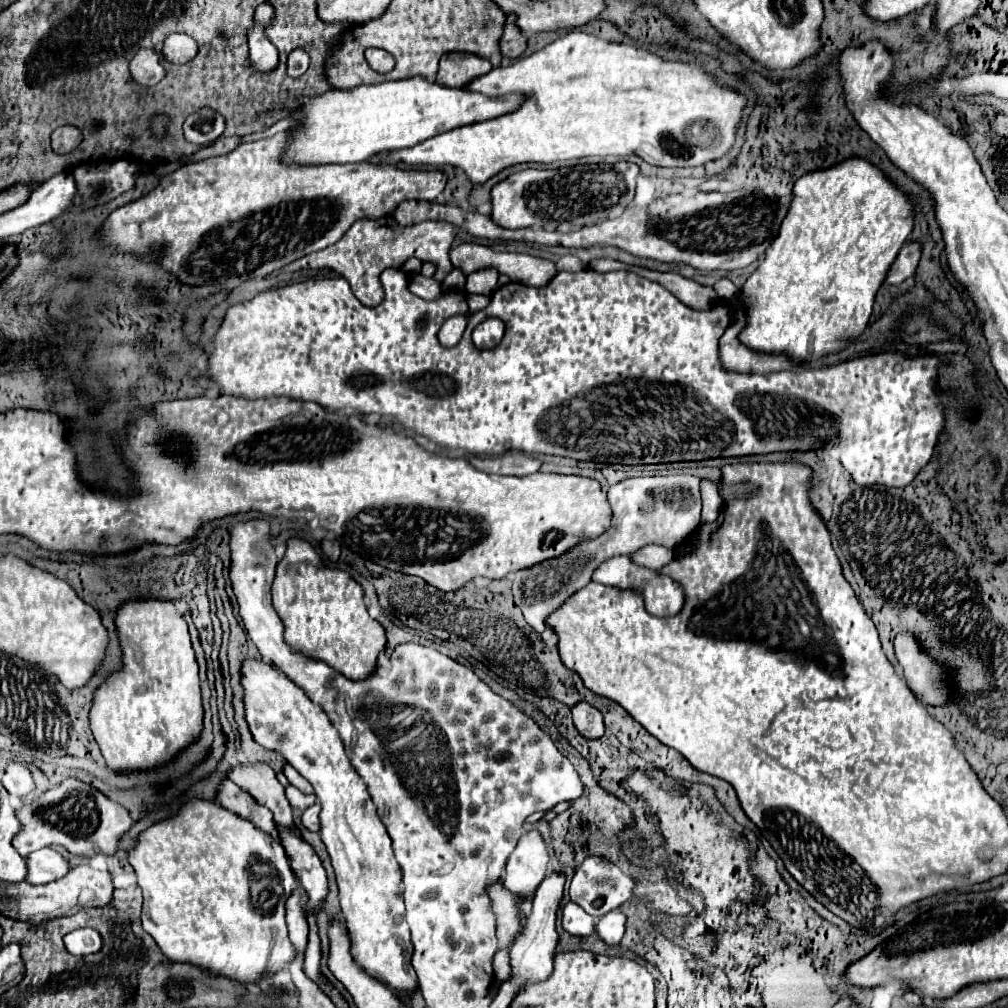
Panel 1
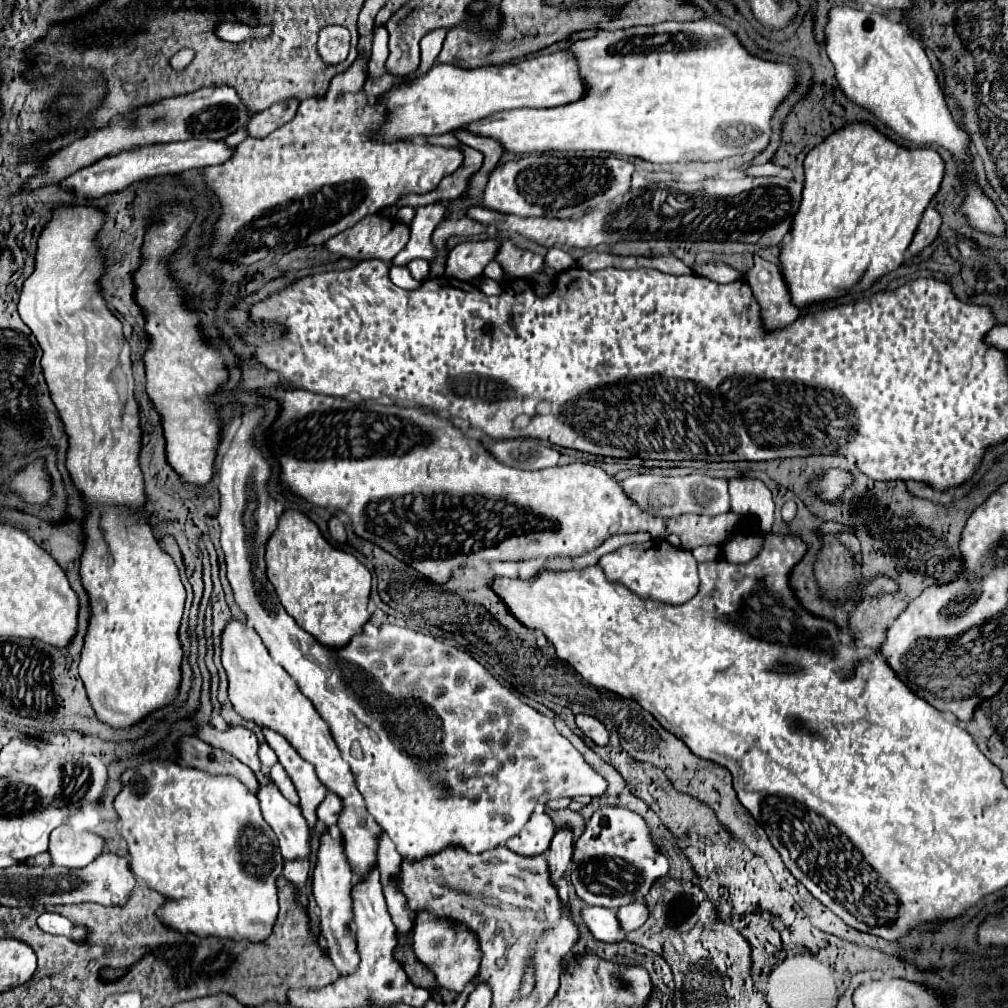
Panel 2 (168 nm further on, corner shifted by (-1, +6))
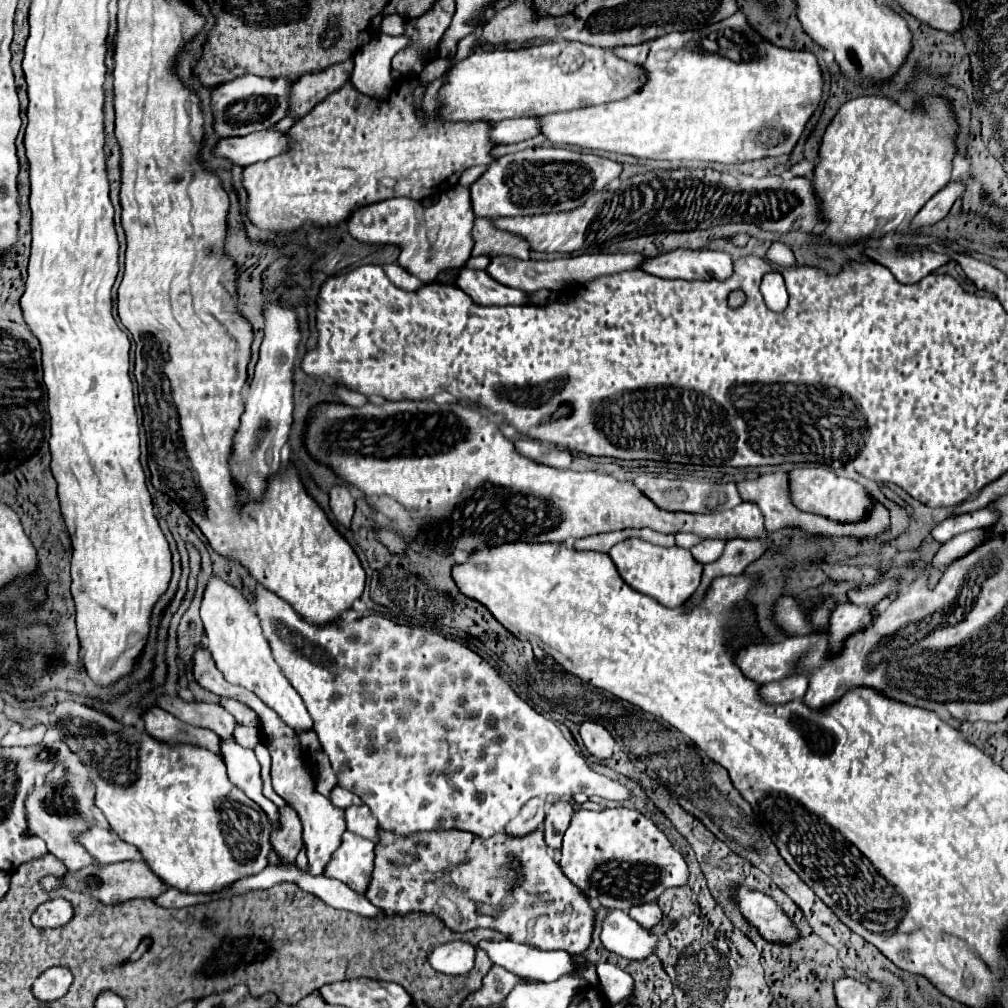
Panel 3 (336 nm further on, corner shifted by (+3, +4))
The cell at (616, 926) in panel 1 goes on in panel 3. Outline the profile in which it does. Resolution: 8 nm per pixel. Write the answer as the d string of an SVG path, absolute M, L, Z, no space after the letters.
M644 903L644 905L632 907L630 917L636 919L646 929L652 929L662 919L662 911L660 911L660 907L656 903Z

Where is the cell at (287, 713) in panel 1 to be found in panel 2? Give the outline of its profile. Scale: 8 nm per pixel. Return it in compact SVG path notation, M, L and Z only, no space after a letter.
M232 619L222 633L222 665L228 675L228 693L236 713L240 713L246 721L256 723L258 727L266 727L284 735L288 743L298 751L298 755L314 765L314 771L324 787L342 799L342 811L338 815L342 847L354 877L362 879L378 863L382 827L368 813L364 797L356 787L356 779L330 735L328 723L318 715L312 701L302 695L292 677L278 663L274 663L258 633L238 619Z

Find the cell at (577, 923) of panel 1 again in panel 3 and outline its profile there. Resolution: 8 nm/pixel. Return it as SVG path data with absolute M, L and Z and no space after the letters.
M624 911L608 913L602 925L600 939L608 951L632 961L644 961L646 957L654 955L660 941L656 933L644 929Z

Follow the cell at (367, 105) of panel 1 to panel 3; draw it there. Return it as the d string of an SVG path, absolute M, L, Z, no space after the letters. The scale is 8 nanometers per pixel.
M564 39L514 51L476 51L452 65L446 85L440 89L440 119L496 123L512 117L538 117L600 105L638 93L644 87L644 75L642 65L624 61L610 49Z

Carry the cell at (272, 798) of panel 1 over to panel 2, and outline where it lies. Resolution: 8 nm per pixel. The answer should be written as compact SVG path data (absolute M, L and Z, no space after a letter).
M204 725L204 727L200 727L198 737L204 739L206 743L210 743L212 747L218 747L218 749L230 753L244 765L248 765L254 771L256 779L260 779L260 783L264 783L264 785L272 783L272 779L264 773L260 757L258 757L258 749L260 749L258 737L250 729L232 727L228 733L222 733L212 725Z

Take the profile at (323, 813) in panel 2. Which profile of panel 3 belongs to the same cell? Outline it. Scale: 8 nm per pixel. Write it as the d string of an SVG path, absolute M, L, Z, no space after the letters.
M336 785L336 787L332 789L330 799L332 799L332 803L338 805L340 809L346 809L348 805L362 805L362 799L360 799L358 795L350 793L348 789L344 789L344 787L340 787L340 785Z

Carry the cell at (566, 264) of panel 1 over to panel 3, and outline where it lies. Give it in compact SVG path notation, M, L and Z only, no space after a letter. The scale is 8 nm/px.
M478 217L474 221L472 237L474 237L474 255L488 255L488 257L508 255L518 259L530 259L528 241L522 239L520 235L496 229L492 219Z

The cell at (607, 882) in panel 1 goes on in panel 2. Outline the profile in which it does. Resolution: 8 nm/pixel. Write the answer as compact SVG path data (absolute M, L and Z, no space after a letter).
M600 807L592 813L592 817L586 821L586 829L582 837L576 841L574 855L572 855L572 871L570 881L576 889L576 895L586 905L598 905L606 909L620 909L622 905L628 905L630 901L642 901L652 883L668 873L668 861L664 855L658 853L656 843L652 841L648 827L644 819L630 809L624 807Z

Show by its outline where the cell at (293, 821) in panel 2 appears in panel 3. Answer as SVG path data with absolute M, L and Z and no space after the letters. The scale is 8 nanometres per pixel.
M220 739L220 753L228 771L230 781L240 787L252 801L256 801L268 815L270 821L276 821L278 807L272 805L262 793L260 793L260 763L256 761L256 755L252 749L240 747L236 739Z

